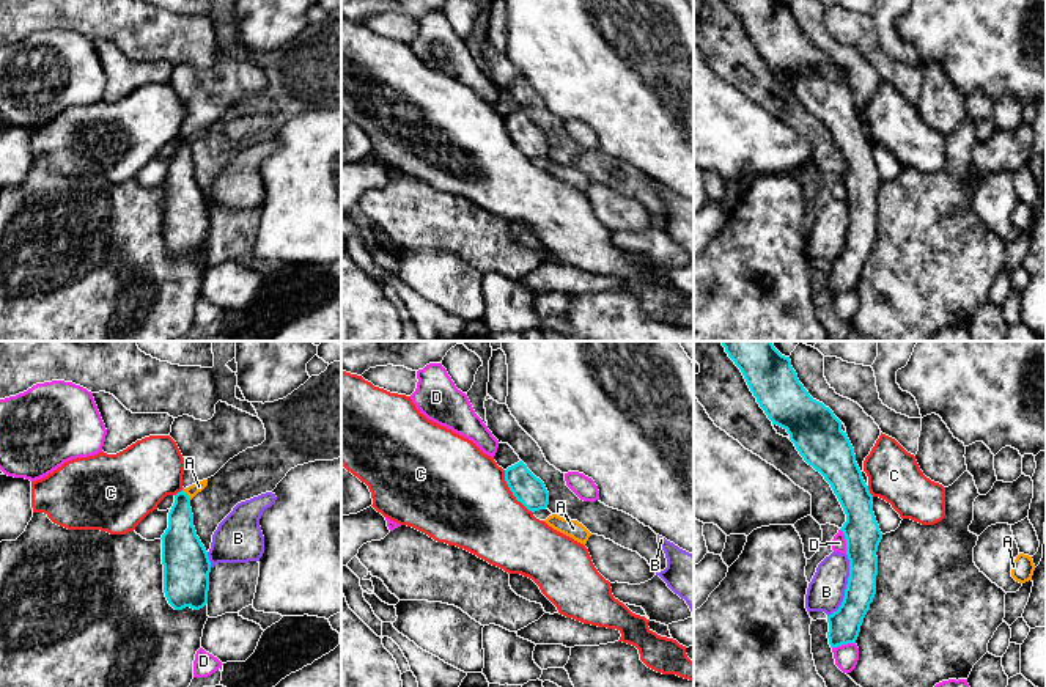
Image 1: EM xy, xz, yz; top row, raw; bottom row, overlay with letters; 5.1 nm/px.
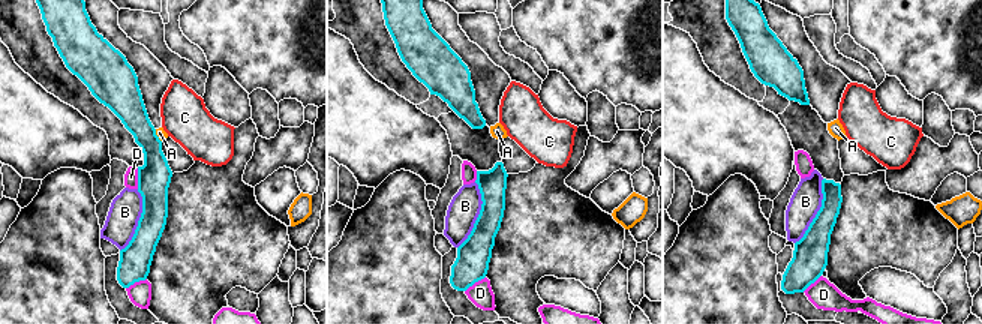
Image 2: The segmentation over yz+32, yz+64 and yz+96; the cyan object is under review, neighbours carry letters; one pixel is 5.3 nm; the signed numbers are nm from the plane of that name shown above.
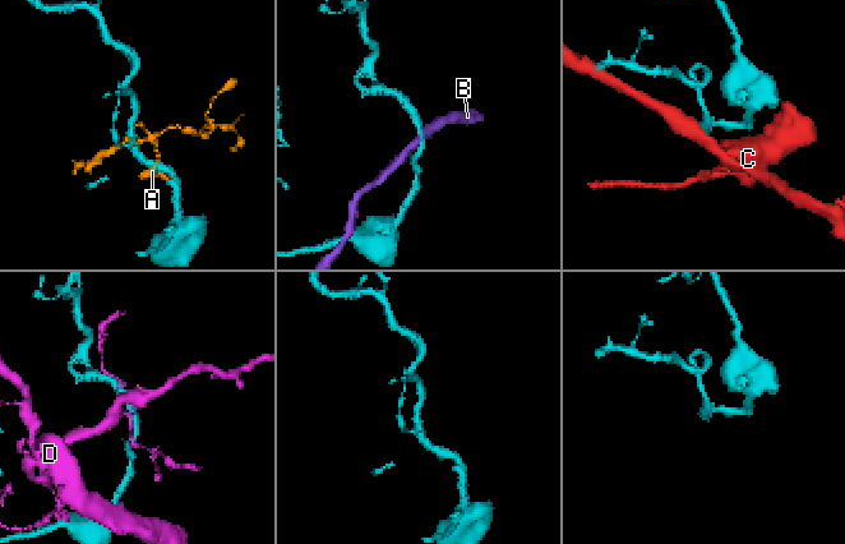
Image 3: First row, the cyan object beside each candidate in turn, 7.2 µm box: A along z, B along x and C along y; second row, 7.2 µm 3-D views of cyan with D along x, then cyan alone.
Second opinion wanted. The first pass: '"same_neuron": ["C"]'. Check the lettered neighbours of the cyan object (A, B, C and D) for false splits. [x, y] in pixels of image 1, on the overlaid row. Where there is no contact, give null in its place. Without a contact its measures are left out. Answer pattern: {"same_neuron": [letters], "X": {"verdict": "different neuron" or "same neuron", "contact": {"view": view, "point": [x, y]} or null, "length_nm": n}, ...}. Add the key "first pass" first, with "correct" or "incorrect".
{"first pass": "incorrect", "same_neuron": [], "A": {"verdict": "different neuron", "contact": {"view": "xy", "point": [186, 494]}, "length_nm": 70}, "B": {"verdict": "different neuron", "contact": {"view": "yz", "point": [847, 587]}, "length_nm": 340}, "C": {"verdict": "different neuron", "contact": {"view": "xz", "point": [511, 491]}, "length_nm": 260}, "D": {"verdict": "different neuron", "contact": {"view": "yz", "point": [847, 541]}, "length_nm": 130}}

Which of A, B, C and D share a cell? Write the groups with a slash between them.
A / B / C / D

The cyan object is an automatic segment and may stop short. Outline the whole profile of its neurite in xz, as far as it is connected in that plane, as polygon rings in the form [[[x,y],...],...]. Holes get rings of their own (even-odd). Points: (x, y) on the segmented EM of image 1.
[[[522,461],[505,470],[505,481],[516,500],[529,511],[535,512],[547,508],[549,492],[544,483]]]

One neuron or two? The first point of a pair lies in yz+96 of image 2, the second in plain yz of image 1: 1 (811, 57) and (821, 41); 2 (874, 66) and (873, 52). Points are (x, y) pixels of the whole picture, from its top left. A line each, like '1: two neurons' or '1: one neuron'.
1: one neuron
2: two neurons

